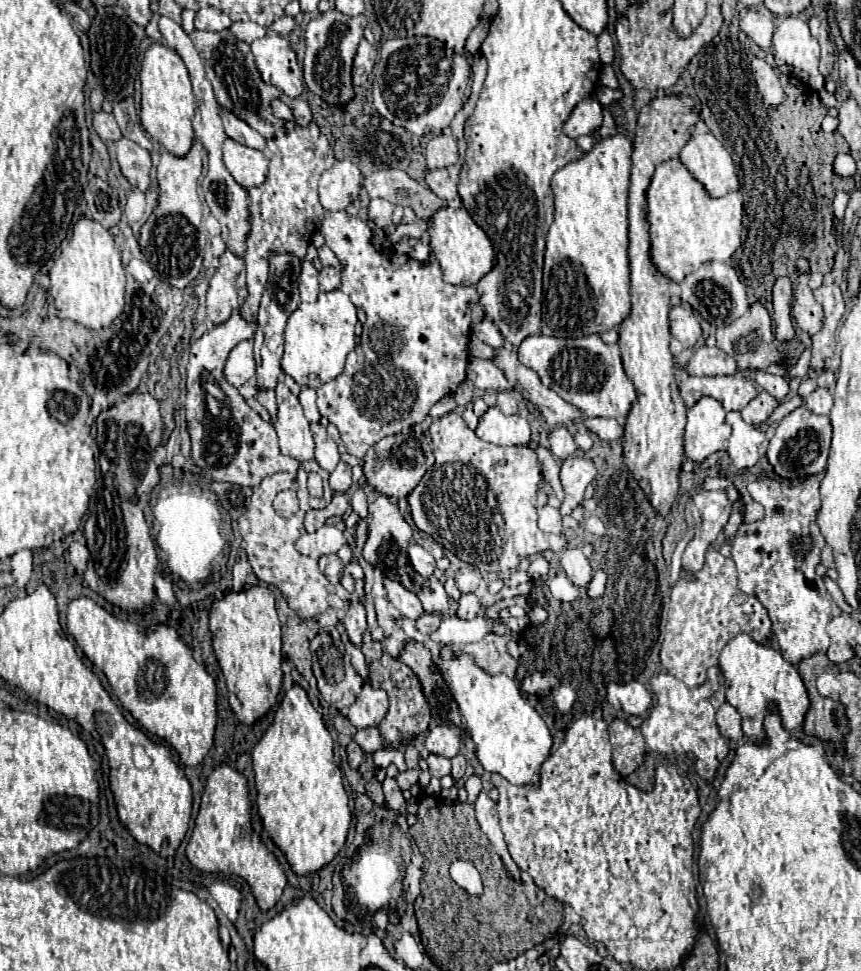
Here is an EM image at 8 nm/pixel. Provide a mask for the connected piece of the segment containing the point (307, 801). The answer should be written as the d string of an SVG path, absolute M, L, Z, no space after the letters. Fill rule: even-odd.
M293 684L271 722L265 730L263 738L253 748L253 770L255 770L255 784L257 784L257 806L263 818L263 826L269 832L271 840L285 852L291 868L297 874L309 874L323 868L331 862L337 852L343 848L347 830L351 824L351 810L349 810L349 796L343 786L343 776L339 766L333 758L333 736L325 726L323 716L311 704L307 690L299 684Z

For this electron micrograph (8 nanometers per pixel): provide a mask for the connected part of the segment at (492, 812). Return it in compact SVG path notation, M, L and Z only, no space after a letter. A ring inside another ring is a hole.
M481 790L477 802L475 802L475 814L477 814L477 822L481 826L481 830L487 834L489 842L493 844L495 852L503 858L505 868L509 870L509 874L519 880L519 868L515 866L515 862L511 860L505 840L503 840L503 832L499 828L499 818L497 818L497 802L493 802L489 798L489 790Z

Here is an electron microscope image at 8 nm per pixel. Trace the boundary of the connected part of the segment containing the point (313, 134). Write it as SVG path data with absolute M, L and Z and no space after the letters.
M315 122L299 126L285 136L275 136L267 140L263 150L269 160L269 174L261 186L249 188L249 212L251 212L251 230L247 236L245 266L247 266L247 290L249 296L241 308L245 312L257 314L261 294L269 276L269 262L275 254L291 254L293 258L303 260L305 250L313 234L321 228L325 210L317 198L317 184L321 174L333 166L335 156L329 140L321 134Z

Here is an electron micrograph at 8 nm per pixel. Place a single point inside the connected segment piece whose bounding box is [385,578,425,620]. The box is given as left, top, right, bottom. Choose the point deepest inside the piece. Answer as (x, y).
(406, 602)

